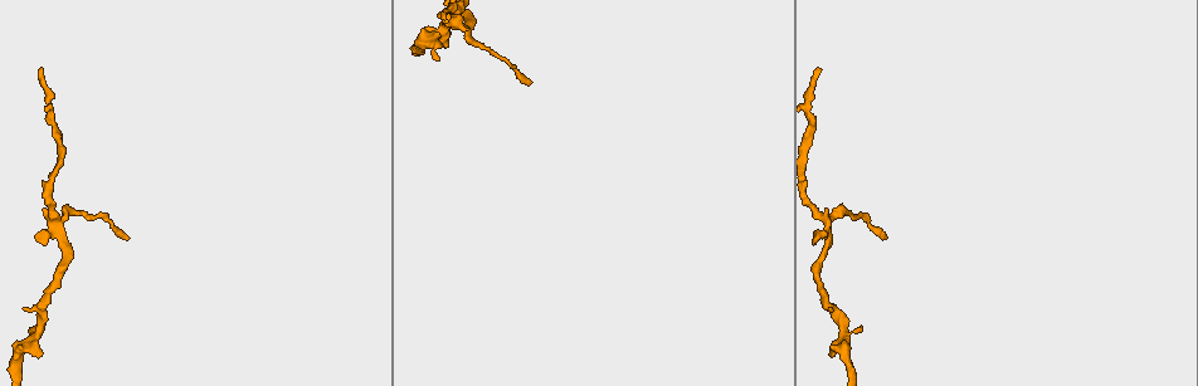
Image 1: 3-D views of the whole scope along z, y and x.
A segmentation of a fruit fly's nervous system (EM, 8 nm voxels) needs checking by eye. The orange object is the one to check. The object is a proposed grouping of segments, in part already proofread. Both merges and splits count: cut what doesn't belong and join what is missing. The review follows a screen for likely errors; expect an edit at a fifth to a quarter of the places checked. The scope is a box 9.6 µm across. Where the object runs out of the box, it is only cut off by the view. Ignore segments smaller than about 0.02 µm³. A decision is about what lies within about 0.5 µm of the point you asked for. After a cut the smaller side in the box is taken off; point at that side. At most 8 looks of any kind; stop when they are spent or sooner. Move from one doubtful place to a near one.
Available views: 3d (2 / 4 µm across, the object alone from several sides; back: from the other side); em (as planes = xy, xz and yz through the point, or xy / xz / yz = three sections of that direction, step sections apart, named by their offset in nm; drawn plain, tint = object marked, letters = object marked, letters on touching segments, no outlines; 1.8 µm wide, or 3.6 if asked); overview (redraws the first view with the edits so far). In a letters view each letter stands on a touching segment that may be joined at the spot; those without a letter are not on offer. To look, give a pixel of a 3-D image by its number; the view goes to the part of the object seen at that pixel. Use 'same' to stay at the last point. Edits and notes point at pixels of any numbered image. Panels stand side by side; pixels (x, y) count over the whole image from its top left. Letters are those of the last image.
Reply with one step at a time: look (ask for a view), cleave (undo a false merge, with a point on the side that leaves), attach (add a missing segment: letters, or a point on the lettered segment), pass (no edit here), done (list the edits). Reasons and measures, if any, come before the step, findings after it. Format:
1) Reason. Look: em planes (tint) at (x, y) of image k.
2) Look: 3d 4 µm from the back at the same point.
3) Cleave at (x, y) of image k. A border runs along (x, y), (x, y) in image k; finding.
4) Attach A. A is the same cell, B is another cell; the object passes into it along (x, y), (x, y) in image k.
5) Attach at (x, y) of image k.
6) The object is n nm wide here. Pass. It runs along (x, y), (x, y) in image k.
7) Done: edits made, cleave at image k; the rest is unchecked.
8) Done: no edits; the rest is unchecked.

Thin end. Look: 3d 4 µm at (822, 69) of image 1.

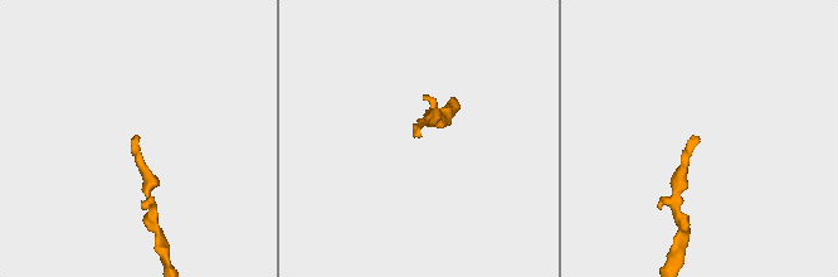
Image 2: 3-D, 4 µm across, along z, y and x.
Look: em planes (plain) at (413, 134) of image 2.

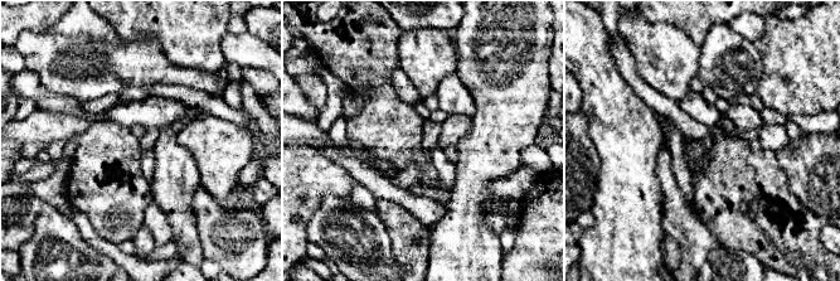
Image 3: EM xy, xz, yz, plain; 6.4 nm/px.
See the neighbours. Look: em planes (letters) at the same point.

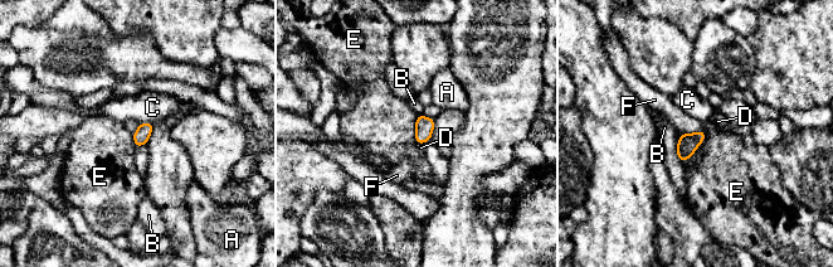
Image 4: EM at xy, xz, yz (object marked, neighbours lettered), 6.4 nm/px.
Attach D. D is the same cell, A, B, C, E and F are other cells; the object passes into it along (687, 142), (705, 134), (717, 121) in image 4; the neuron continues.

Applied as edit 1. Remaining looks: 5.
See it whole again. Look: overview.

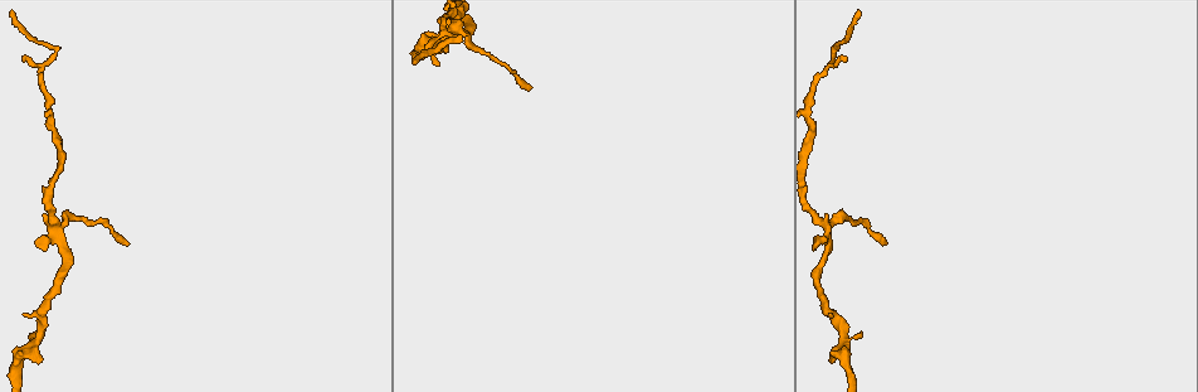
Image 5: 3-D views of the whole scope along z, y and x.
Sharp bend. Look: 3d 4 µm at (55, 227) of image 5.

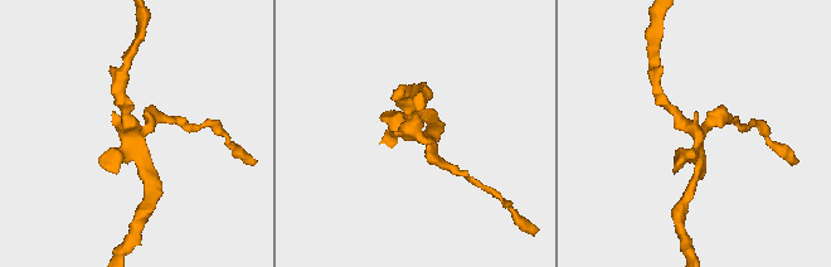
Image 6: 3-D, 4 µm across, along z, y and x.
Need the tissue. Look: em planes (tint) at (698, 137) of image 6.

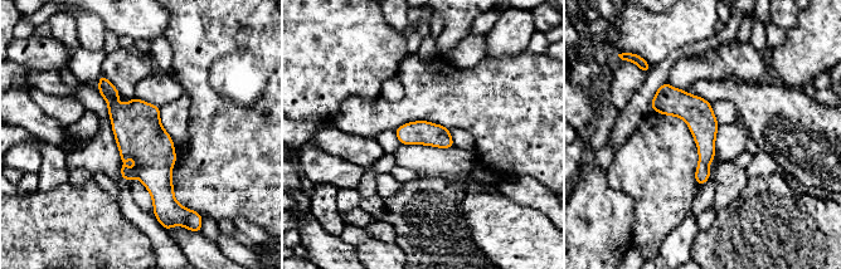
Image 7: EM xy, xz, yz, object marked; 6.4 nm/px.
Look: em planes (letters) at the same point.

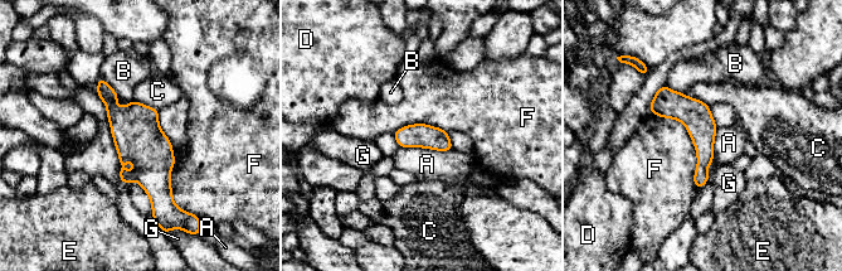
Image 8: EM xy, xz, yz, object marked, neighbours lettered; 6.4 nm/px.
Pass. A, B, C, D, E, F and G are other cells; a border runs along (399, 146), (452, 150) in image 8; one neuron here.

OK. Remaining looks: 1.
Done: edits made, attach at image 4; the rest is unchecked.

